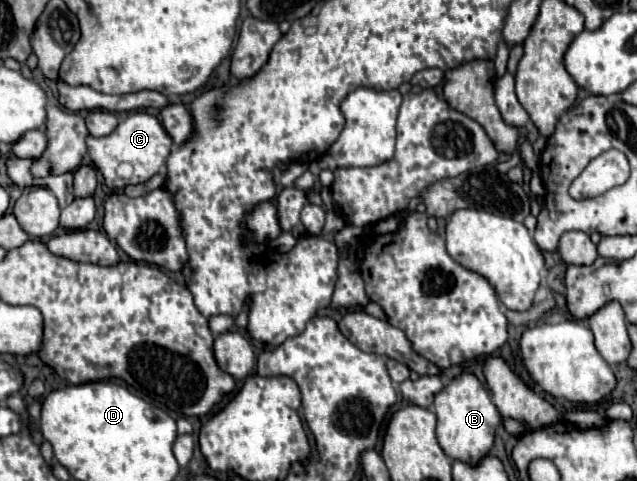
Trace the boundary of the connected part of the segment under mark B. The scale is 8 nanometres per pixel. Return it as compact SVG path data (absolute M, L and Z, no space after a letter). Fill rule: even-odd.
M462 372L448 386L444 386L442 392L438 392L434 398L432 410L438 416L438 444L450 458L476 464L482 456L488 454L494 442L496 426L500 424L500 414L492 404L484 384L474 374Z

